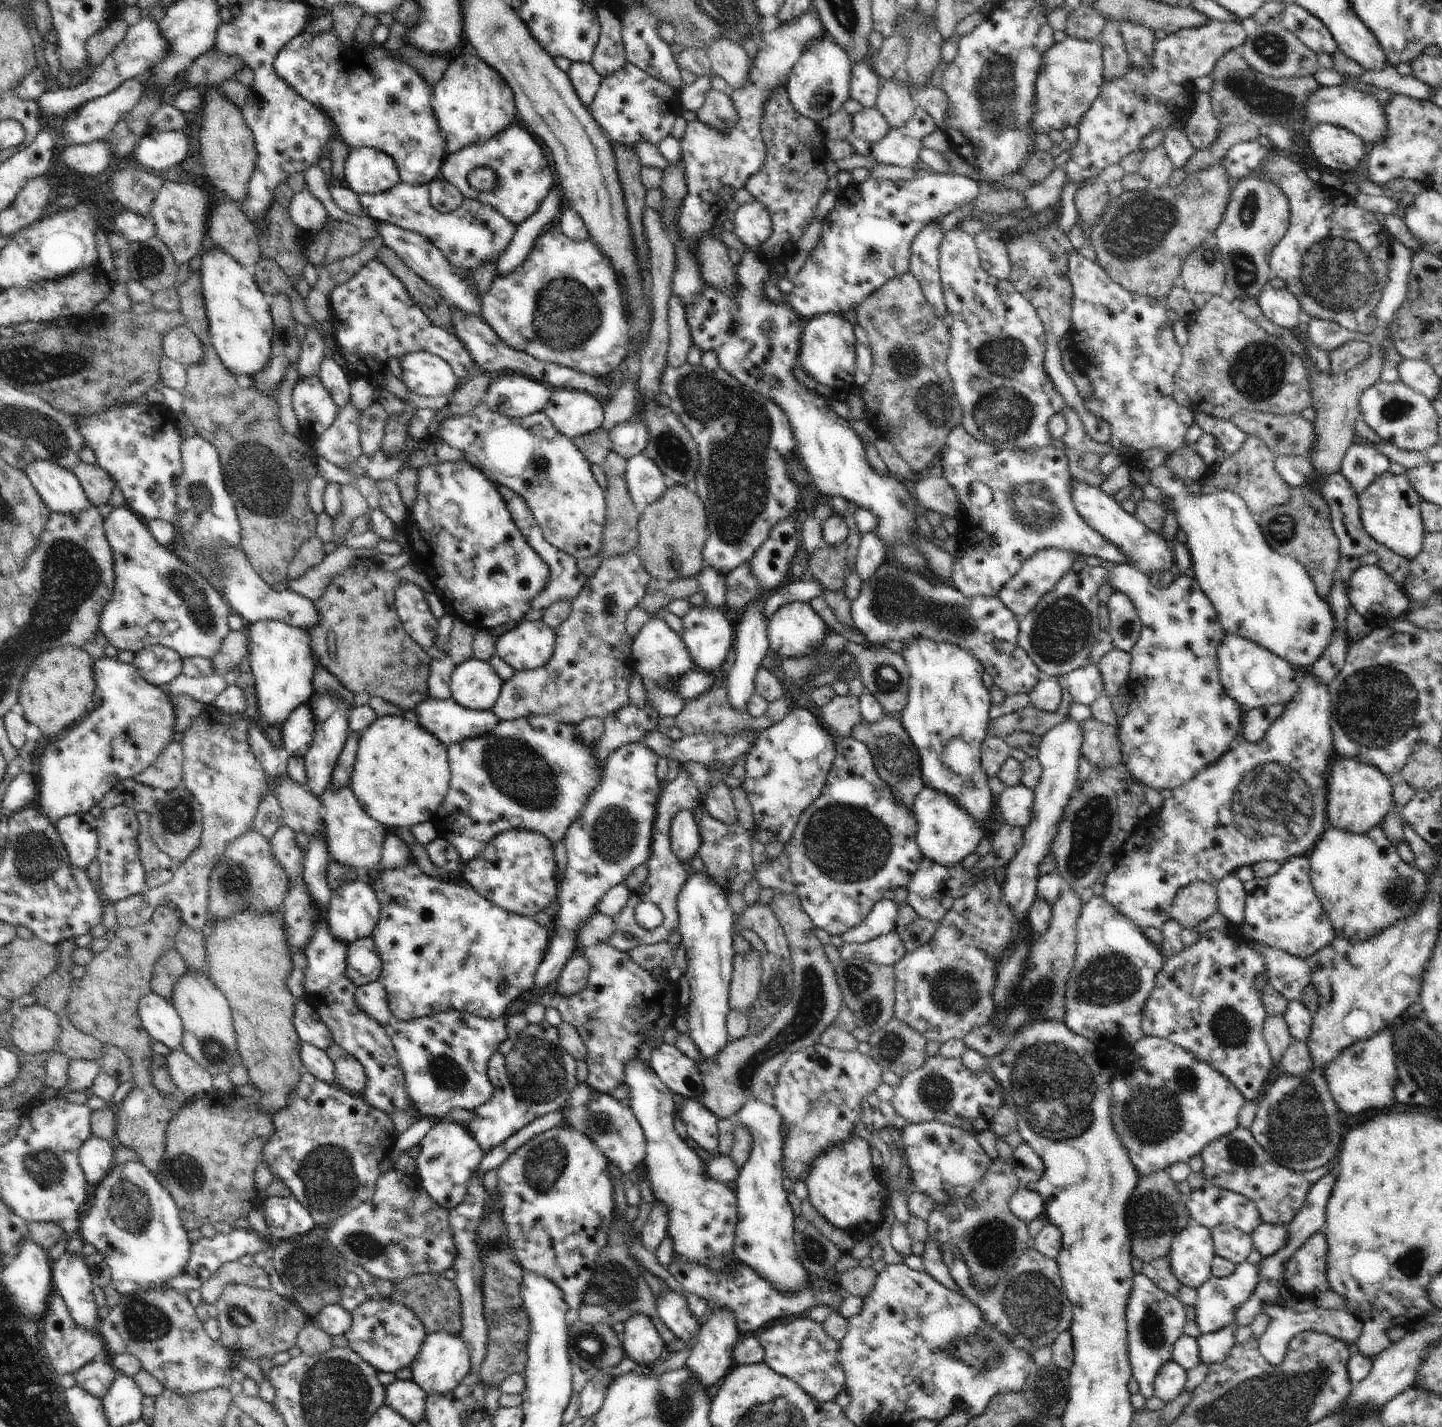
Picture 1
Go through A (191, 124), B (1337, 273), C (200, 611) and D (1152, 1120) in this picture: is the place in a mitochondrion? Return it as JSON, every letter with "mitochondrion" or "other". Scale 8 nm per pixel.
{"A":"other","B":"mitochondrion","C":"mitochondrion","D":"mitochondrion"}

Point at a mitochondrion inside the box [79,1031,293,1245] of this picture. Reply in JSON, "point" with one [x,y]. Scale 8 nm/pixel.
{"point":[129,1207]}

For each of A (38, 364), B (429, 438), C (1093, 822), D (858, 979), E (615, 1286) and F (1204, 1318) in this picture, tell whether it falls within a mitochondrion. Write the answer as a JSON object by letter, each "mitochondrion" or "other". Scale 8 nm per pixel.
{"A":"mitochondrion","B":"other","C":"mitochondrion","D":"mitochondrion","E":"mitochondrion","F":"other"}

